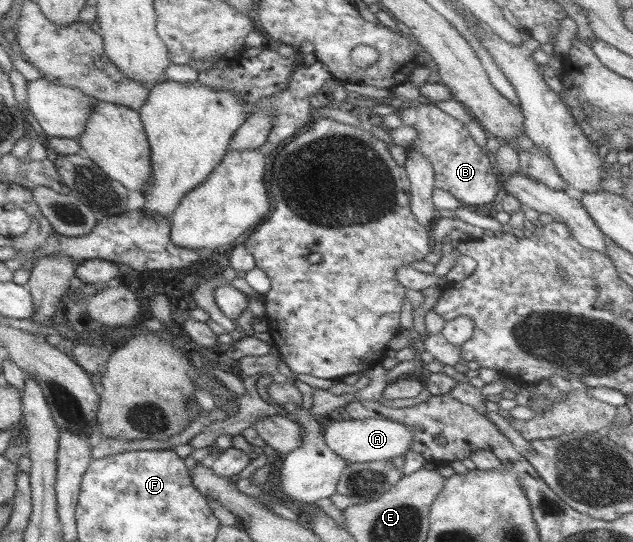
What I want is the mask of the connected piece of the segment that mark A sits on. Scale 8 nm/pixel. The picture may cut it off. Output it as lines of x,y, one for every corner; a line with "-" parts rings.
333,416
332,422
324,430
324,441
329,449
339,454
347,465
352,463
367,463
370,461
385,461
399,457
409,451
413,442
414,431
403,423
396,423
389,419
349,419
345,421

